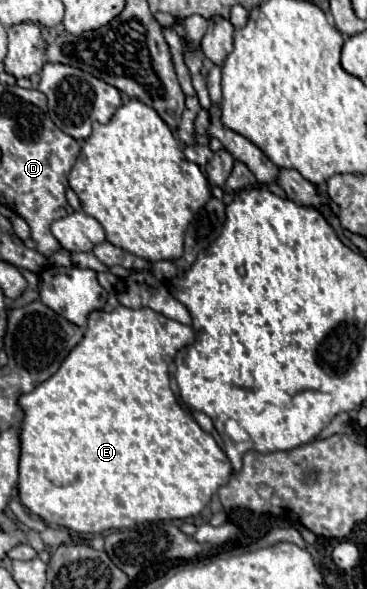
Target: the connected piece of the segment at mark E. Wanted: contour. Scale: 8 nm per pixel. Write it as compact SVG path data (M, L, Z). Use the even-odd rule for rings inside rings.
M116 307L114 311L92 311L88 315L88 329L82 337L82 341L68 353L68 357L62 361L60 369L40 383L34 391L28 395L22 395L18 399L18 405L24 411L24 419L20 425L20 479L18 479L18 497L20 503L34 515L42 517L42 520L50 528L65 528L80 535L98 535L110 530L122 530L138 523L150 523L150 521L168 521L168 519L186 519L198 515L210 501L210 497L228 483L232 465L226 457L226 453L216 445L214 437L210 433L204 433L200 425L178 405L176 395L170 387L170 371L168 365L174 359L176 351L184 347L184 343L192 343L192 327L182 325L178 321L172 321L148 307L144 309L128 309L128 307Z

